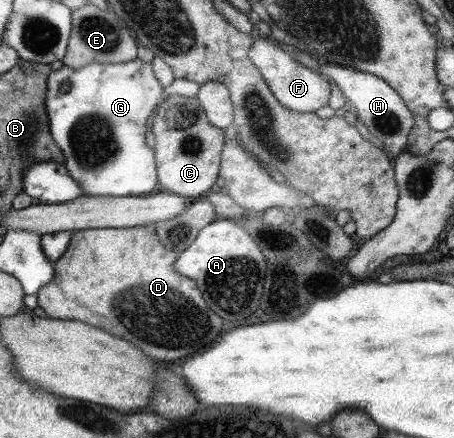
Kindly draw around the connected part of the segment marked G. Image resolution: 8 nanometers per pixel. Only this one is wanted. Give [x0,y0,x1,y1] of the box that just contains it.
[44,59,161,197]

